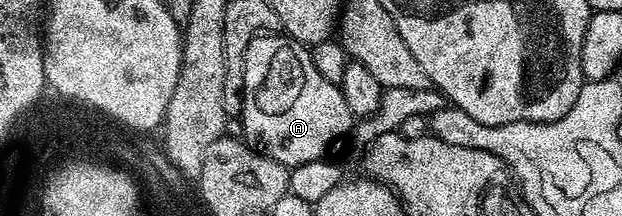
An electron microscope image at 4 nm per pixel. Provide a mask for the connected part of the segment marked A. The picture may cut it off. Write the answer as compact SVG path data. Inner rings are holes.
M264 34L255 36L245 50L243 59L243 120L242 139L256 152L263 152L269 158L281 162L286 168L293 169L305 162L317 162L328 155L334 140L350 133L353 117L349 106L345 106L343 91L338 84L325 82L313 66L310 47L295 41L286 34Z

